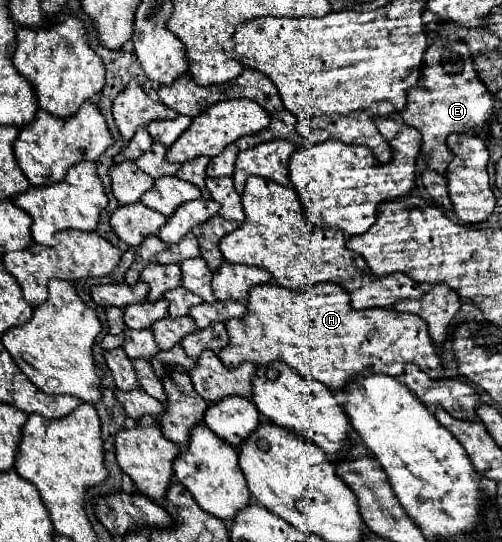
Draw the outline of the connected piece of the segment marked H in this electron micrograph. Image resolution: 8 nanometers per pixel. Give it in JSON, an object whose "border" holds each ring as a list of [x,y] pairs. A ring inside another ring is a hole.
{"border":[[[266,283],[266,285],[254,285],[248,291],[248,313],[240,319],[226,321],[226,331],[230,337],[230,343],[218,353],[222,363],[232,369],[238,367],[244,361],[252,361],[256,365],[268,365],[272,361],[284,361],[288,367],[294,371],[318,379],[330,389],[344,389],[346,383],[366,371],[378,371],[378,373],[388,373],[392,377],[400,377],[404,373],[406,363],[418,365],[424,373],[430,377],[440,377],[442,375],[442,361],[436,353],[436,347],[432,345],[432,339],[428,335],[426,323],[412,313],[398,313],[395,309],[350,309],[350,299],[348,293],[336,285],[336,283],[316,283],[310,285],[304,291],[296,289],[286,289],[276,283]]]}

